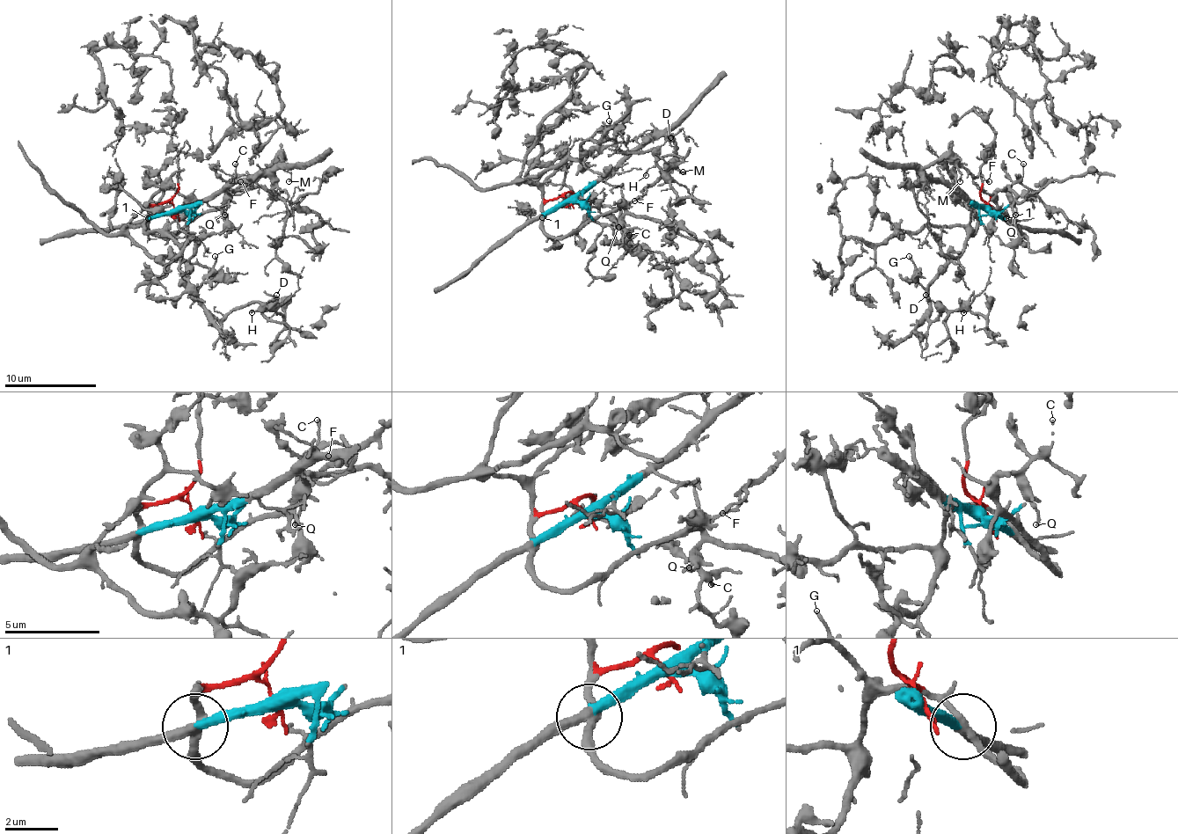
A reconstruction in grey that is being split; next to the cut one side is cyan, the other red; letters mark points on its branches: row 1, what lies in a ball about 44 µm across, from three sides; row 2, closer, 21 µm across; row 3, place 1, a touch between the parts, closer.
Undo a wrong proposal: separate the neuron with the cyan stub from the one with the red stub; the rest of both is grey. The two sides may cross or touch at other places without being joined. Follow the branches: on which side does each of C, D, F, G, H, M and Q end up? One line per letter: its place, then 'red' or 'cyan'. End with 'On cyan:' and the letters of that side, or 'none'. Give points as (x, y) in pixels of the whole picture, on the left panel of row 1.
C: (235, 164) | red
D: (276, 295) | red
F: (240, 181) | cyan
G: (215, 256) | red
H: (252, 312) | red
M: (289, 181) | cyan
Q: (224, 215) | red
On cyan: F, M

